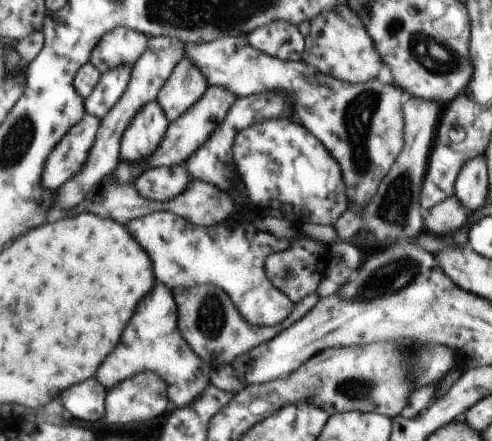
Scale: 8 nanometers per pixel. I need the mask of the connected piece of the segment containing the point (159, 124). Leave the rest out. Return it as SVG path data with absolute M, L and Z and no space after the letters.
M158 102L148 104L135 117L122 138L120 160L140 163L159 150L170 120Z

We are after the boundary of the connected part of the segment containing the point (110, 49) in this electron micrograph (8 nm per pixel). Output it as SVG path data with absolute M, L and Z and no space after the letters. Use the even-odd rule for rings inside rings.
M116 27L112 31L107 33L101 38L101 42L97 44L97 48L94 50L89 60L101 74L110 71L111 69L117 69L118 67L132 67L136 66L136 62L145 54L149 37L145 33L138 32L134 29Z

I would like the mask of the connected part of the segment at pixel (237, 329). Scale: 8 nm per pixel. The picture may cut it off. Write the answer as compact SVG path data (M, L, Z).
M216 285L194 286L188 290L178 290L174 294L174 300L178 304L178 328L184 340L190 345L190 348L197 353L202 360L208 364L218 366L220 362L232 364L232 360L248 350L252 350L254 346L272 340L274 334L282 332L284 328L288 328L290 324L298 322L306 312L310 312L310 308L314 308L319 301L320 296L314 293L305 296L299 303L295 303L292 314L278 326L272 328L264 328L264 326L252 326L248 324L241 313L238 314L236 306L232 304L232 300L220 290Z

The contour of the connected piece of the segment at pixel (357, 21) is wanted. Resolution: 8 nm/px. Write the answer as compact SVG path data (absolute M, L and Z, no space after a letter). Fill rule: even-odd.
M346 4L321 12L310 21L310 34L305 38L306 48L303 61L324 74L350 84L373 81L383 60L375 49L374 41L368 36L362 19Z

